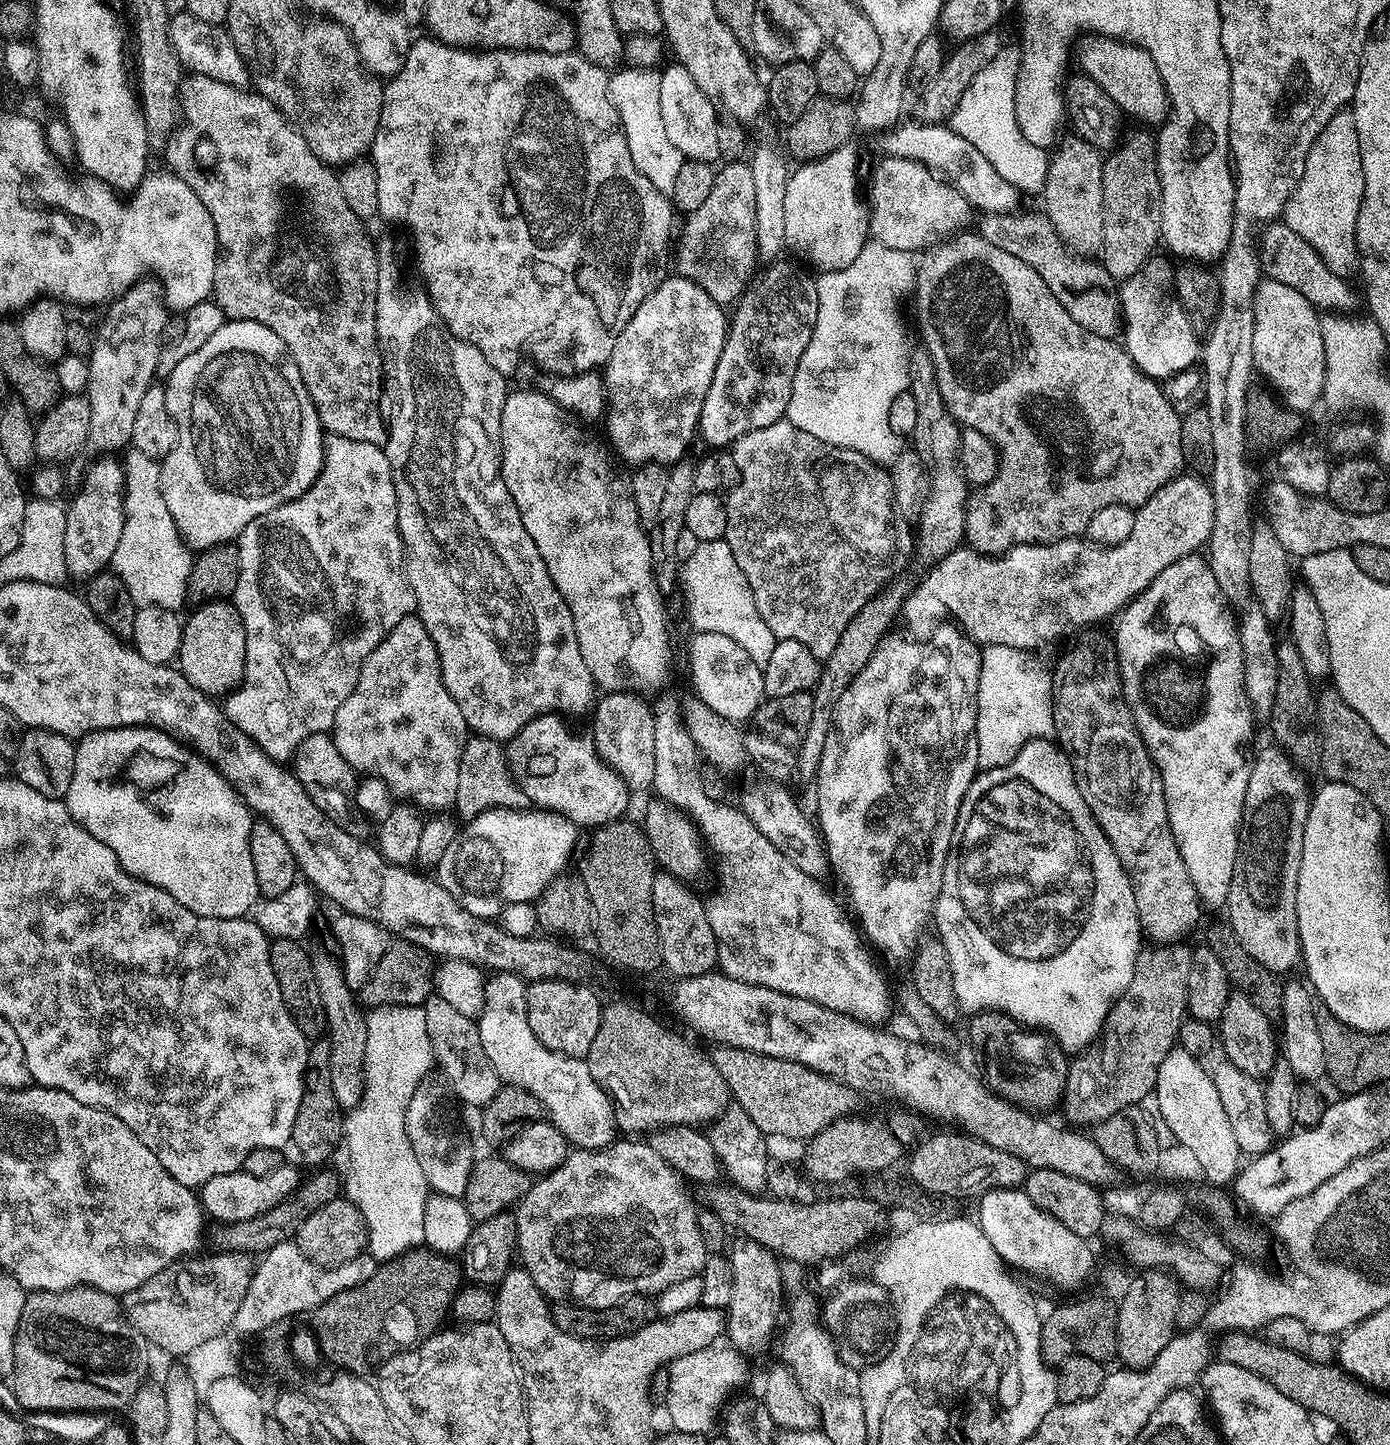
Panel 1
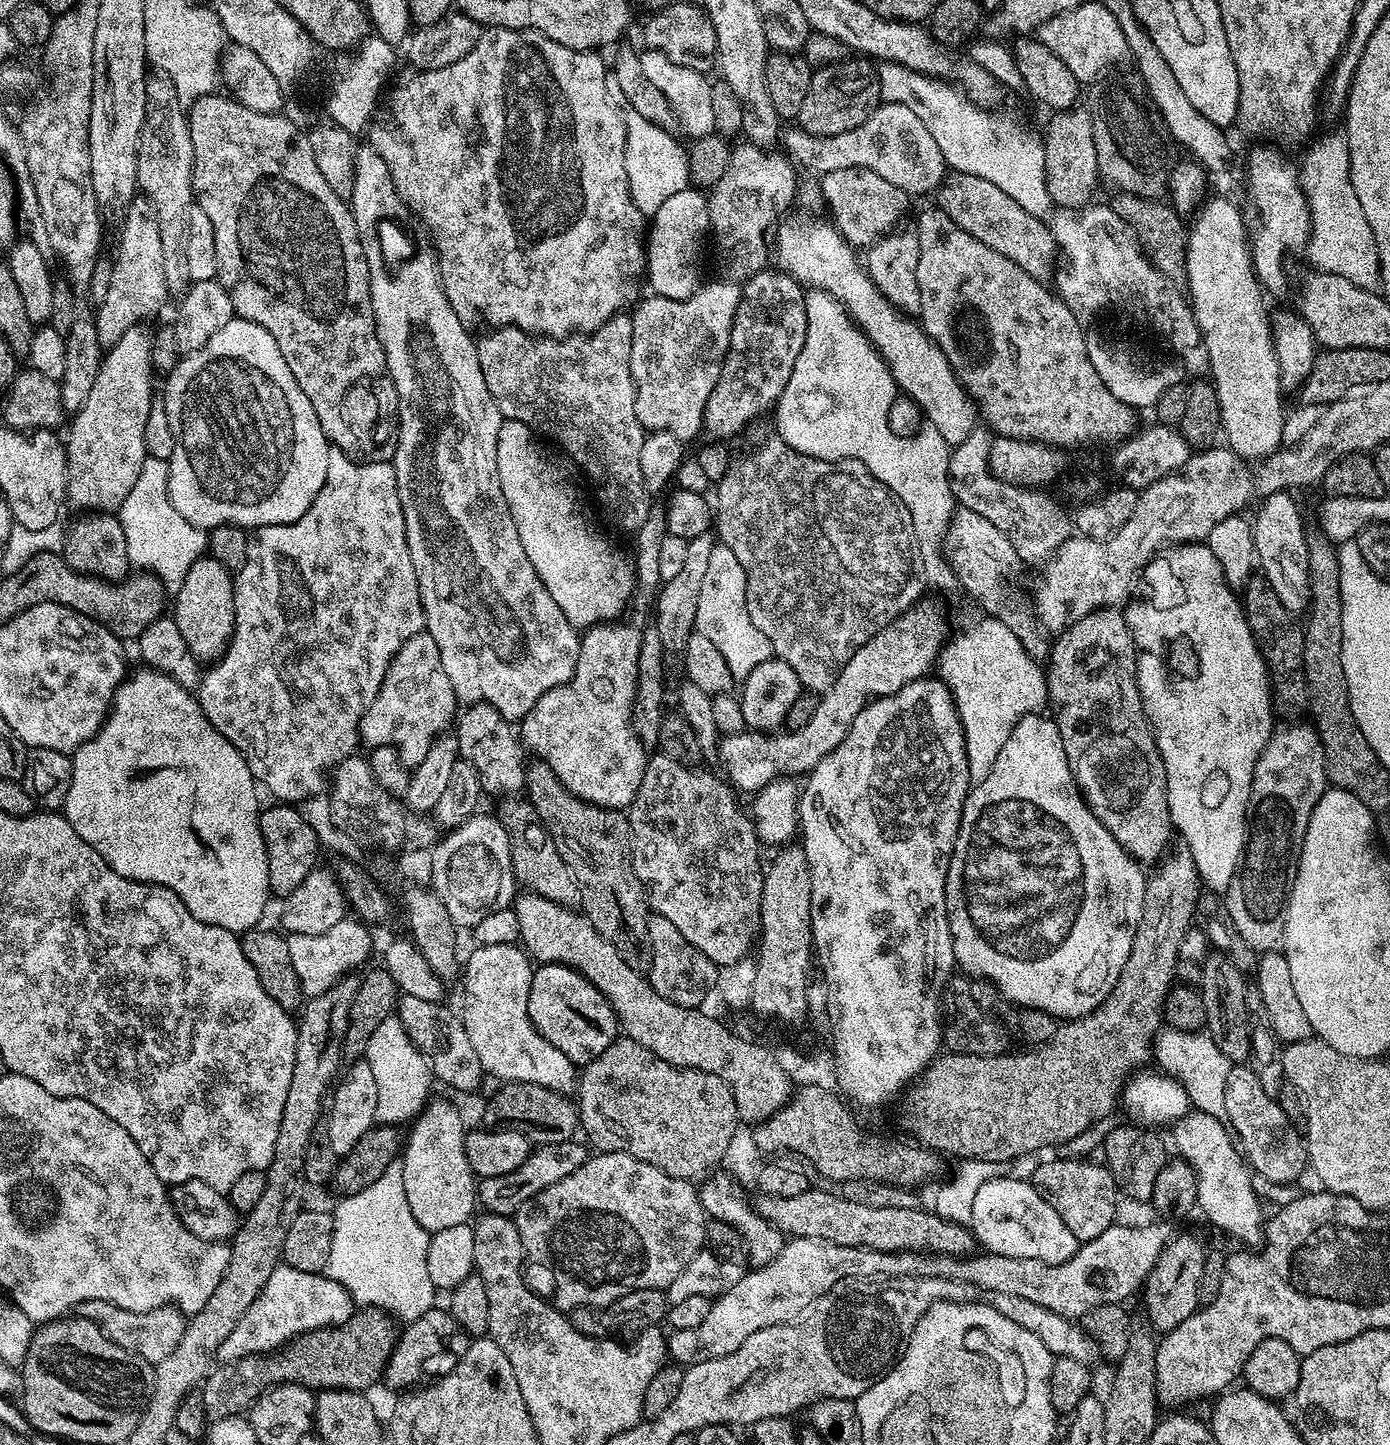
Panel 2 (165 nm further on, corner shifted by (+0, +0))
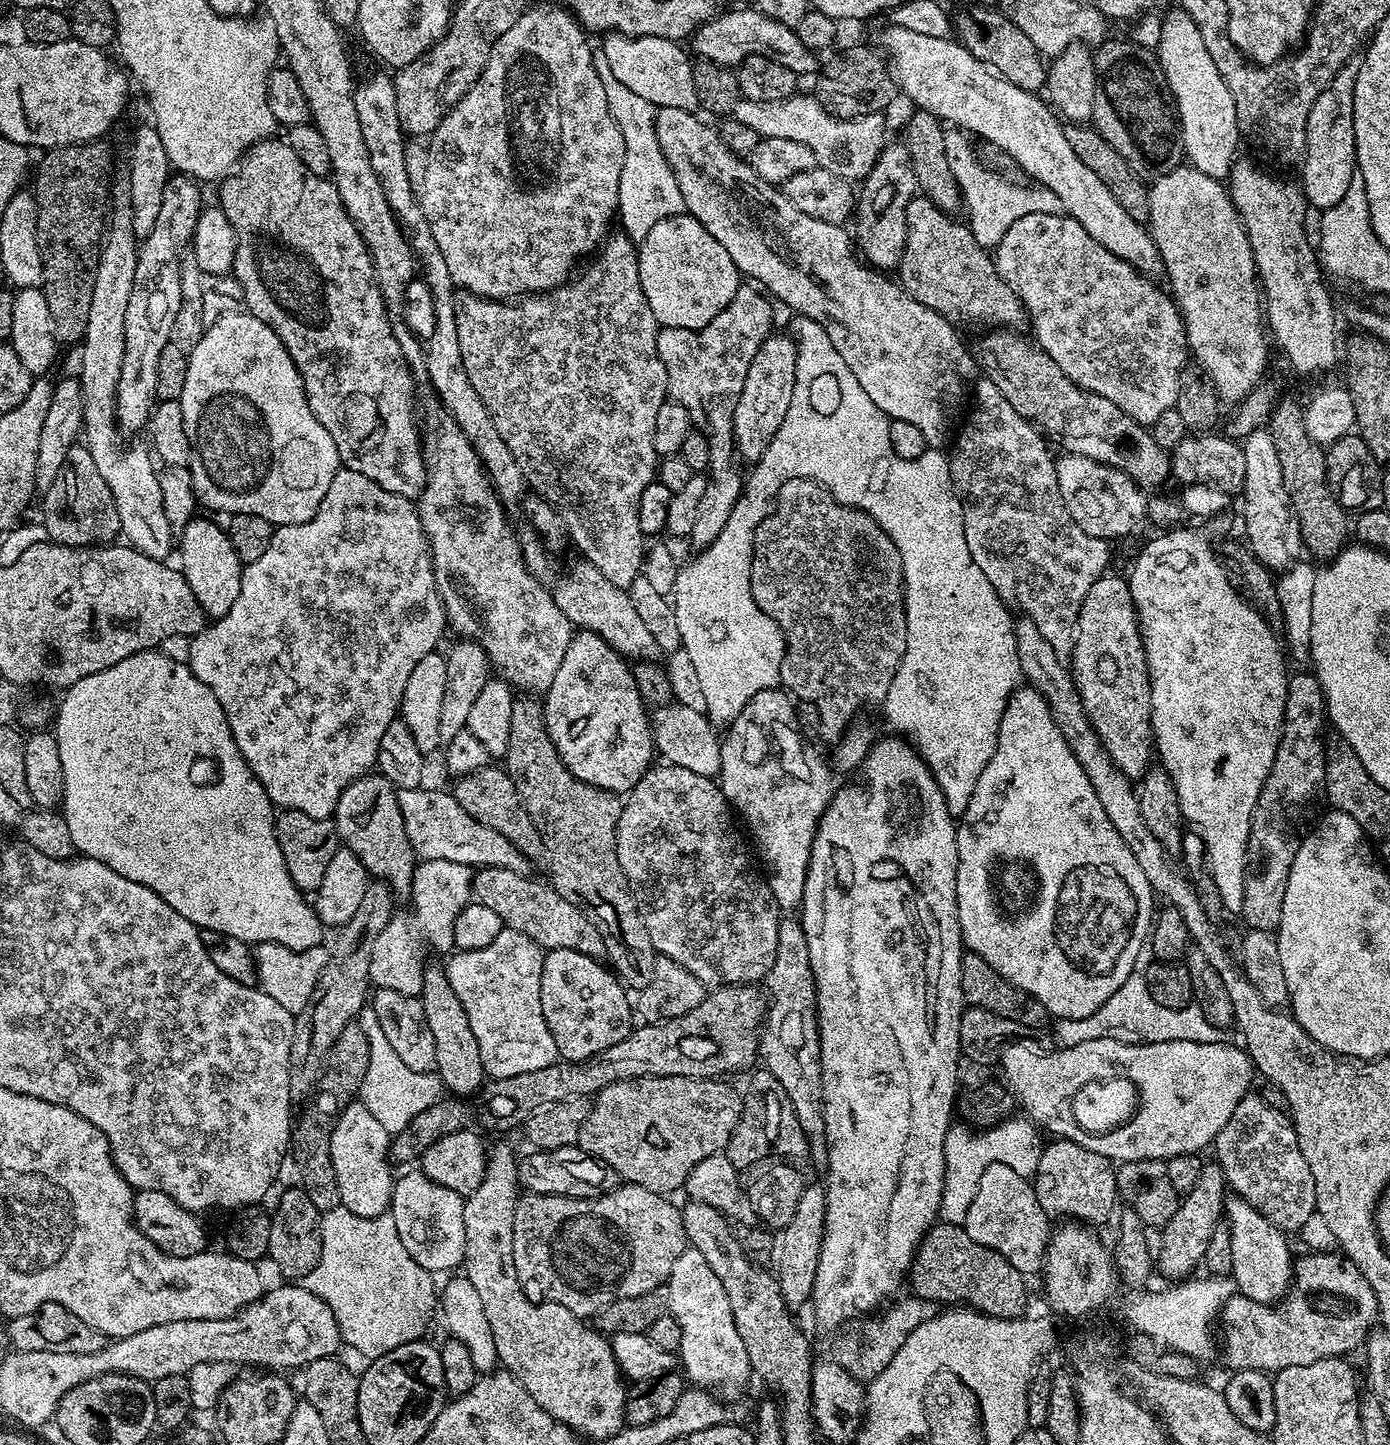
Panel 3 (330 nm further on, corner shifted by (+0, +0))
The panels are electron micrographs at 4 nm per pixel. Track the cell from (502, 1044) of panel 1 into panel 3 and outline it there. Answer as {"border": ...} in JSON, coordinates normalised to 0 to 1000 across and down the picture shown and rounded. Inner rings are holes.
{"border":[[[362,642],[358,649],[355,649],[353,655],[347,655],[347,657],[328,657],[326,660],[322,667],[319,668],[319,673],[322,675],[324,682],[327,682],[327,688],[329,688],[329,693],[332,693],[335,699],[335,704],[338,704],[338,713],[341,713],[341,718],[344,718],[344,729],[347,729],[349,743],[354,746],[367,746],[370,743],[378,743],[378,740],[390,740],[390,738],[398,736],[401,729],[399,716],[396,716],[390,702],[388,690],[392,657],[378,649],[378,646]]]}

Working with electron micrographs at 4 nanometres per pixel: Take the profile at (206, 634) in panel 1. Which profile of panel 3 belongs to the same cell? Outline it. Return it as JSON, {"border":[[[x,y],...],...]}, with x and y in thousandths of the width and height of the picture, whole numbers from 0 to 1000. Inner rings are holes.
{"border":[[[139,358],[128,371],[128,392],[130,397],[137,403],[142,419],[145,419],[147,427],[158,428],[161,426],[171,417],[174,408],[176,394],[171,383],[165,375],[163,367],[153,360]]]}

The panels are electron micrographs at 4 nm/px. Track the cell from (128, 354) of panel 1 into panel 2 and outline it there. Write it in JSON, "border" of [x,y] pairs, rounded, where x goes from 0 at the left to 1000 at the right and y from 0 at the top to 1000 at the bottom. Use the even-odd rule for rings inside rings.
{"border":[[[103,134],[96,136],[88,147],[86,167],[81,181],[79,199],[76,208],[71,210],[68,216],[71,237],[76,242],[82,240],[85,234],[88,234],[88,231],[91,231],[96,226],[106,223],[106,221],[117,212],[118,207],[122,207],[122,205],[117,185],[117,165],[114,160],[114,148],[111,148],[108,137]]]}

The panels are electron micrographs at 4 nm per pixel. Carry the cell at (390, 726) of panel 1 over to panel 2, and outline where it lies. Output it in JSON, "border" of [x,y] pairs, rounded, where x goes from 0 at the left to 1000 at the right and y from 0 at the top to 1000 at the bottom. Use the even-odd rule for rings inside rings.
{"border":[[[306,436],[292,444],[281,458],[272,483],[266,486],[259,500],[259,513],[265,519],[273,516],[284,518],[289,527],[296,533],[306,525],[312,513],[323,506],[329,496],[327,475],[324,475],[324,469],[321,469],[321,464],[318,464],[315,446]]]}

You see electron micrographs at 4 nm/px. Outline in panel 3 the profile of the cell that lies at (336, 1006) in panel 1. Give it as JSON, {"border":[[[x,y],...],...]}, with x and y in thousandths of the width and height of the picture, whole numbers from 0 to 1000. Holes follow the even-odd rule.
{"border":[[[261,763],[250,764],[242,774],[237,785],[237,804],[240,807],[245,834],[256,842],[268,844],[270,842],[276,842],[280,838],[283,819],[280,791],[280,783],[275,776],[272,776],[272,774],[269,774],[269,771],[266,771],[266,768],[263,768]]]}

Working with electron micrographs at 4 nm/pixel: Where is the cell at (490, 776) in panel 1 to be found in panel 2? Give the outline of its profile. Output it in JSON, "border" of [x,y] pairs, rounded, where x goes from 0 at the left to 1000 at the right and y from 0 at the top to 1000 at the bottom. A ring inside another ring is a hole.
{"border":[[[337,487],[330,493],[327,501],[327,509],[331,514],[330,522],[342,531],[349,549],[358,548],[363,552],[377,545],[378,518],[369,499],[361,497],[352,487]]]}

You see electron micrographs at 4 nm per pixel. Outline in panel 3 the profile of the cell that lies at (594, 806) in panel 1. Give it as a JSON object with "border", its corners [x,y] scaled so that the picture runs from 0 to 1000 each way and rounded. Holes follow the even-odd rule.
{"border":[[[417,436],[412,439],[390,487],[393,505],[413,538],[437,548],[451,549],[470,531],[468,496],[453,457],[430,439]]]}

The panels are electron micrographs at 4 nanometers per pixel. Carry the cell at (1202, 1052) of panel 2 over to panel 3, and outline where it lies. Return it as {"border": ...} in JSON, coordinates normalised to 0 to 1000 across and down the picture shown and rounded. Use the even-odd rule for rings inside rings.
{"border":[[[817,672],[786,702],[778,705],[760,705],[757,713],[759,719],[765,724],[787,720],[789,718],[801,718],[811,722],[829,722],[839,720],[856,720],[865,722],[877,722],[878,712],[873,709],[860,695],[842,699],[828,691],[821,672]]]}

